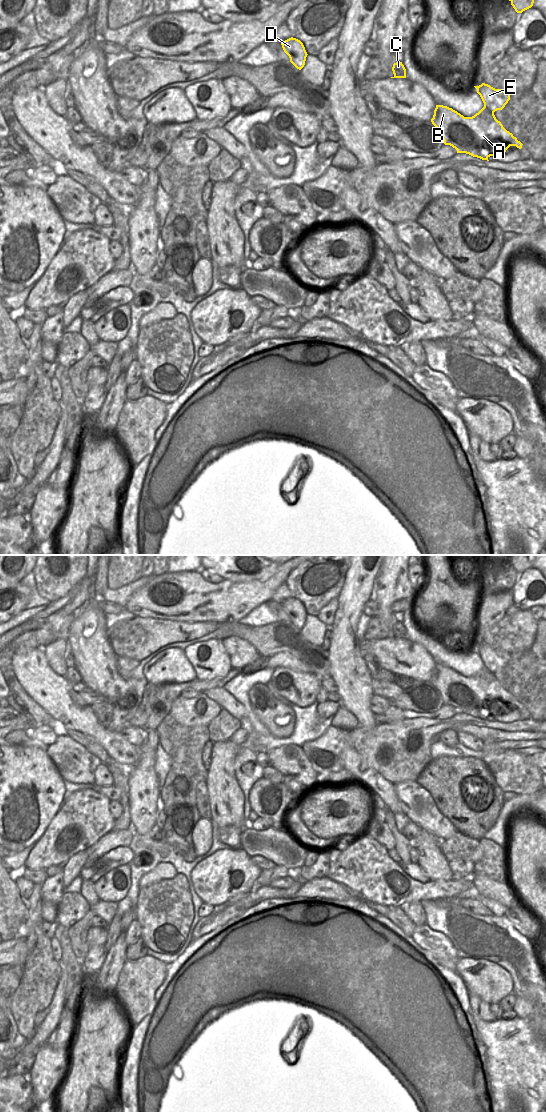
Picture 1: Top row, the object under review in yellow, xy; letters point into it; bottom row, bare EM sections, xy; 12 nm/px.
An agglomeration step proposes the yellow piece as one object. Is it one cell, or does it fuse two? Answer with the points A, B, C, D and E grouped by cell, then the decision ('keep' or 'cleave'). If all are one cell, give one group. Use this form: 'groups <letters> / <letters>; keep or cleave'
groups A B C D / E; cleave

